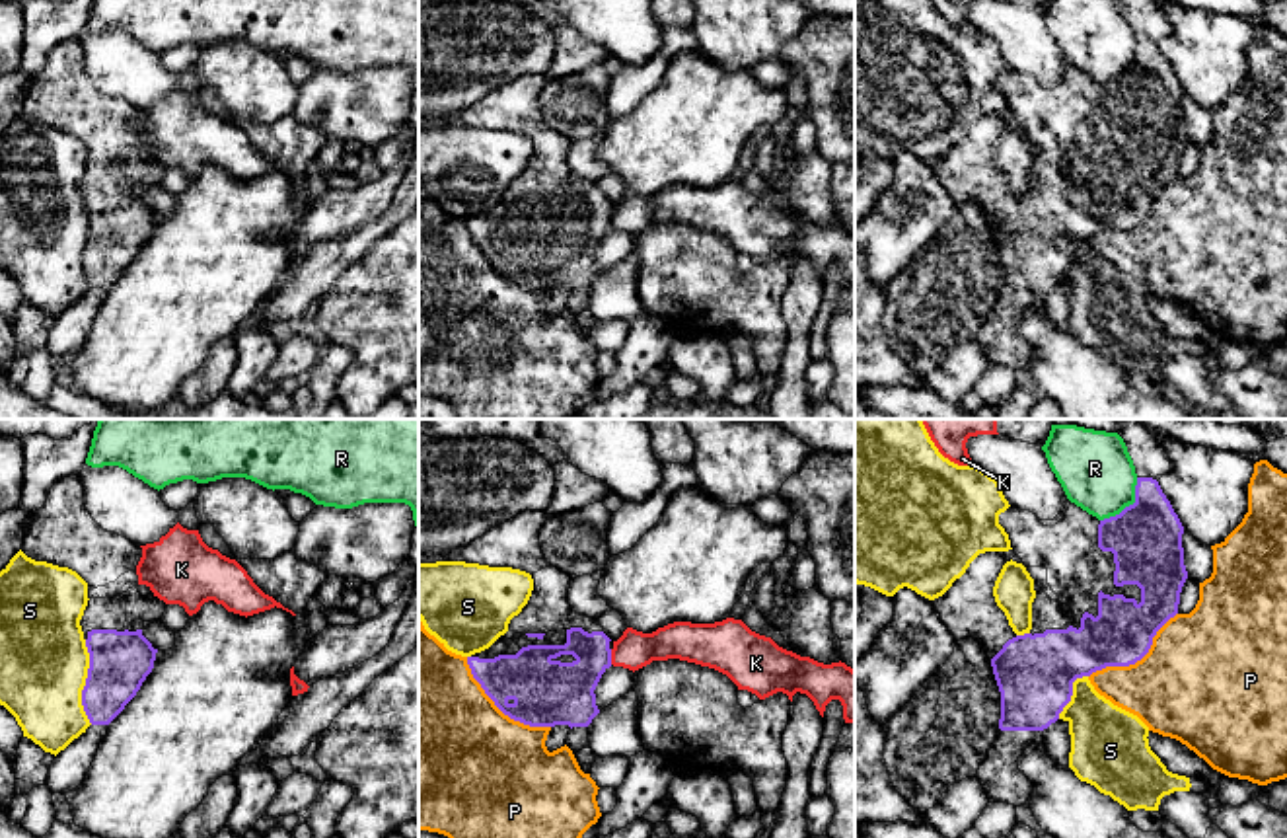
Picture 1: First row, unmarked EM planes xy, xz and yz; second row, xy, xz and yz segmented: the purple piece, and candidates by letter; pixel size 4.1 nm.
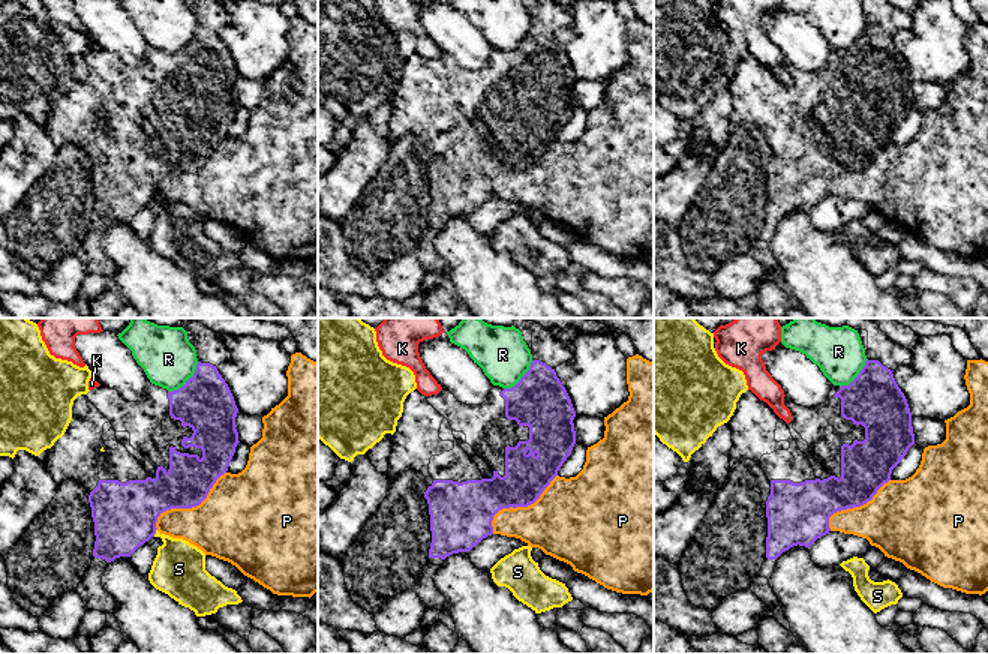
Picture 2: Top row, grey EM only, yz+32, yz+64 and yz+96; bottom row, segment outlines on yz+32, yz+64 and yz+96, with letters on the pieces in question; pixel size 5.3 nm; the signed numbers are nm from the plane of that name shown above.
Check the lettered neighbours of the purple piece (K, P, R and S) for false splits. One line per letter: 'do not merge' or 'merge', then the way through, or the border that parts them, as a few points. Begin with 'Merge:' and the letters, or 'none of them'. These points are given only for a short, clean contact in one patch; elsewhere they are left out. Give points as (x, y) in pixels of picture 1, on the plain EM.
Merge: none of them
K: do not merge; border xz (610, 213), (612, 227)
P: do not merge
R: do not merge
S: do not merge

